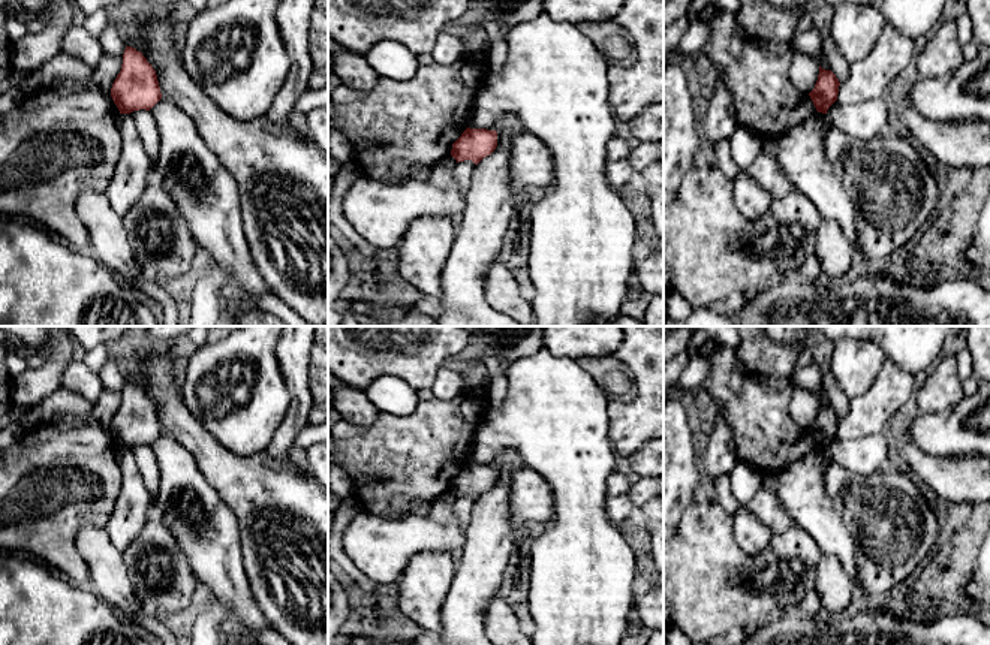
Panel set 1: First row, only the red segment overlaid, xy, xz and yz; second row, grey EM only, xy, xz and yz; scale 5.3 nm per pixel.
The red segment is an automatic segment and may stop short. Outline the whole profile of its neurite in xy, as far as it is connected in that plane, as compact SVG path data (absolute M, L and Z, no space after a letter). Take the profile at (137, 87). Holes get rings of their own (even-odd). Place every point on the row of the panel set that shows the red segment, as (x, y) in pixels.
M132 46L124 49L121 70L112 84L111 97L120 114L150 111L162 99L156 70L142 52Z

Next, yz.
M819 66L818 81L809 93L818 112L827 114L828 108L837 100L839 85L836 75Z

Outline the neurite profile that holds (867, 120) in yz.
M884 97L843 106L834 102L827 115L834 127L858 141L872 141L882 135L890 120Z

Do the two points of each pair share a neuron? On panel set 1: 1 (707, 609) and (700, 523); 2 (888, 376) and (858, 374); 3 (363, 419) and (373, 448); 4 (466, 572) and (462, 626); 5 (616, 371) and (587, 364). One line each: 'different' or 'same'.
1: same
2: different
3: different
4: same
5: same

